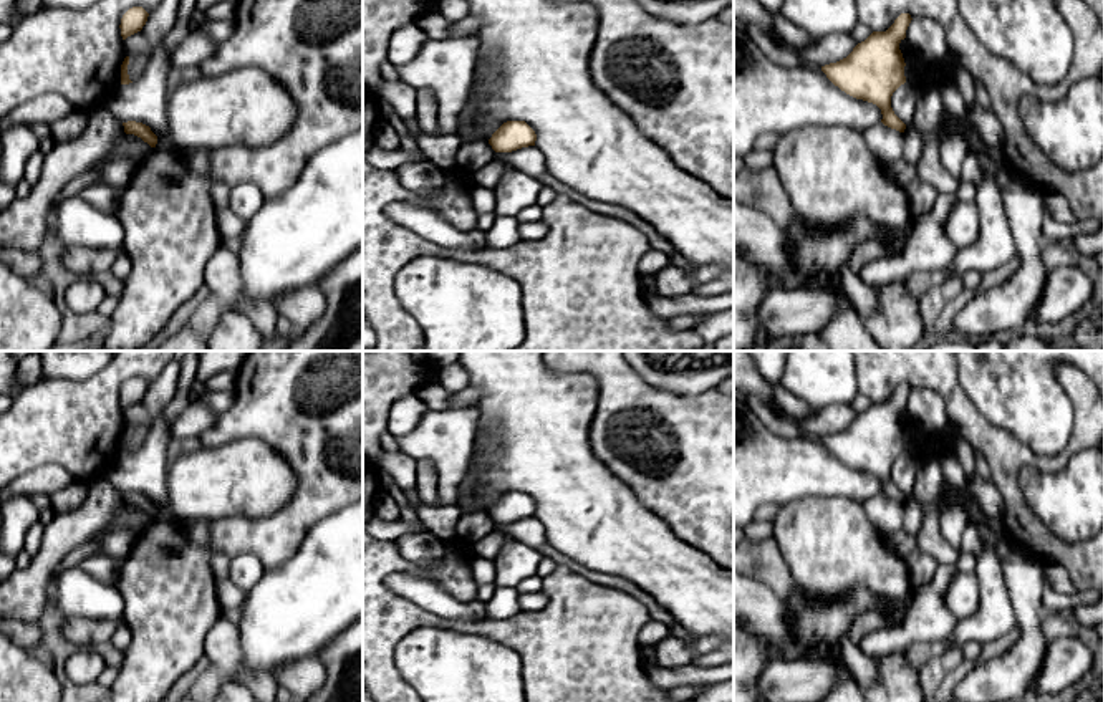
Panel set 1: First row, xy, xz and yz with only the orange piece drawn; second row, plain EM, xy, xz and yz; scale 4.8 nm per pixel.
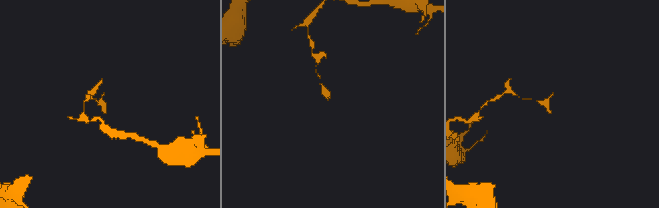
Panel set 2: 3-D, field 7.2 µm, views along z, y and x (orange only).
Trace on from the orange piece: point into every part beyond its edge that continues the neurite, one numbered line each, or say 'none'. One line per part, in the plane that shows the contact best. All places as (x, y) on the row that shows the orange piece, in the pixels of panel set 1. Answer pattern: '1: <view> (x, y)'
none

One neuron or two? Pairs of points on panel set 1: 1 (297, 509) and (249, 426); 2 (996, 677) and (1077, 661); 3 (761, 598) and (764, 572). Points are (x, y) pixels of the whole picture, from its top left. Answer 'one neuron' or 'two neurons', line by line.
1: one neuron
2: two neurons
3: two neurons

